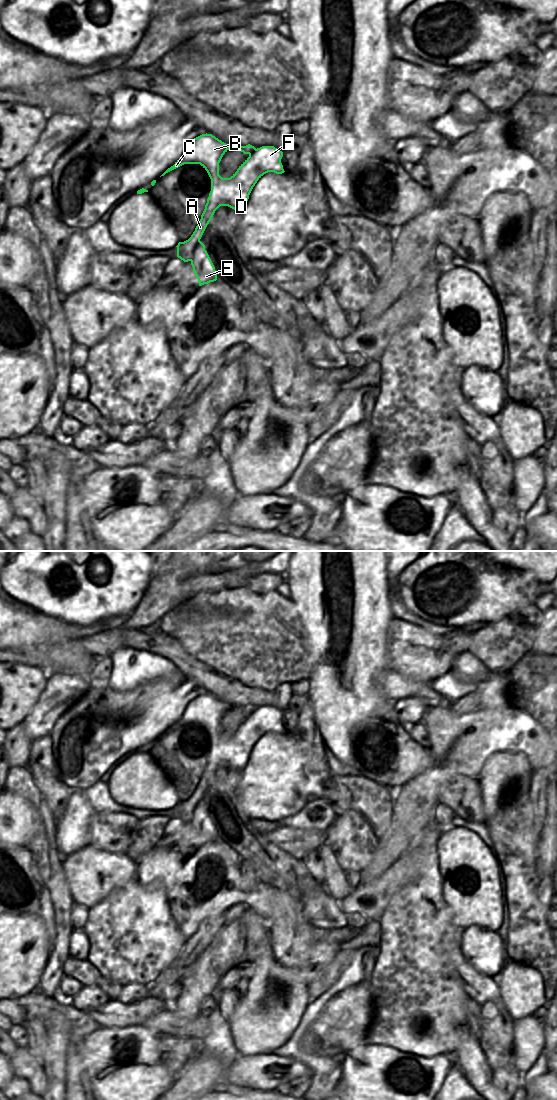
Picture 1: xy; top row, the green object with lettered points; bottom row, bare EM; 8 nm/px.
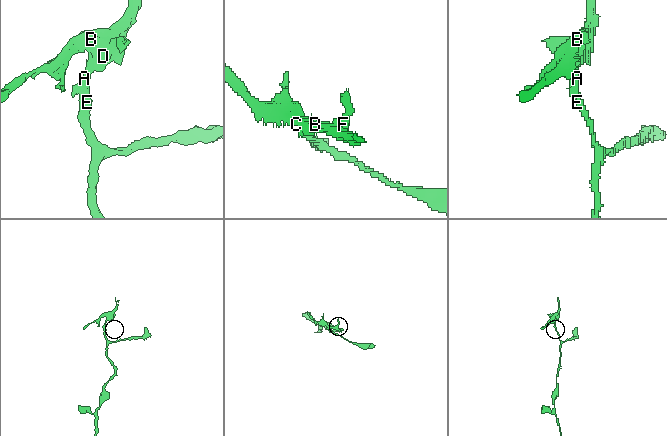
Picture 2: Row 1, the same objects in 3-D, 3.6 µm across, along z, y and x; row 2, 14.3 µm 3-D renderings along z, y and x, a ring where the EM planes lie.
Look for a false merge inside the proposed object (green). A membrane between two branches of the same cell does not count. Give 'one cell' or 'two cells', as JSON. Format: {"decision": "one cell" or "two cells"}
{"decision": "two cells"}

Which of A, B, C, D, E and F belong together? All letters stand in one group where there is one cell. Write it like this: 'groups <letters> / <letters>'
groups A B C D F / E

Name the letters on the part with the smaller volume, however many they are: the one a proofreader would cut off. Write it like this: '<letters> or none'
A, B, C, D, F

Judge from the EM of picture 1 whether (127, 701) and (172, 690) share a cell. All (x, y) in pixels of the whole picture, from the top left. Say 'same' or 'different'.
same

